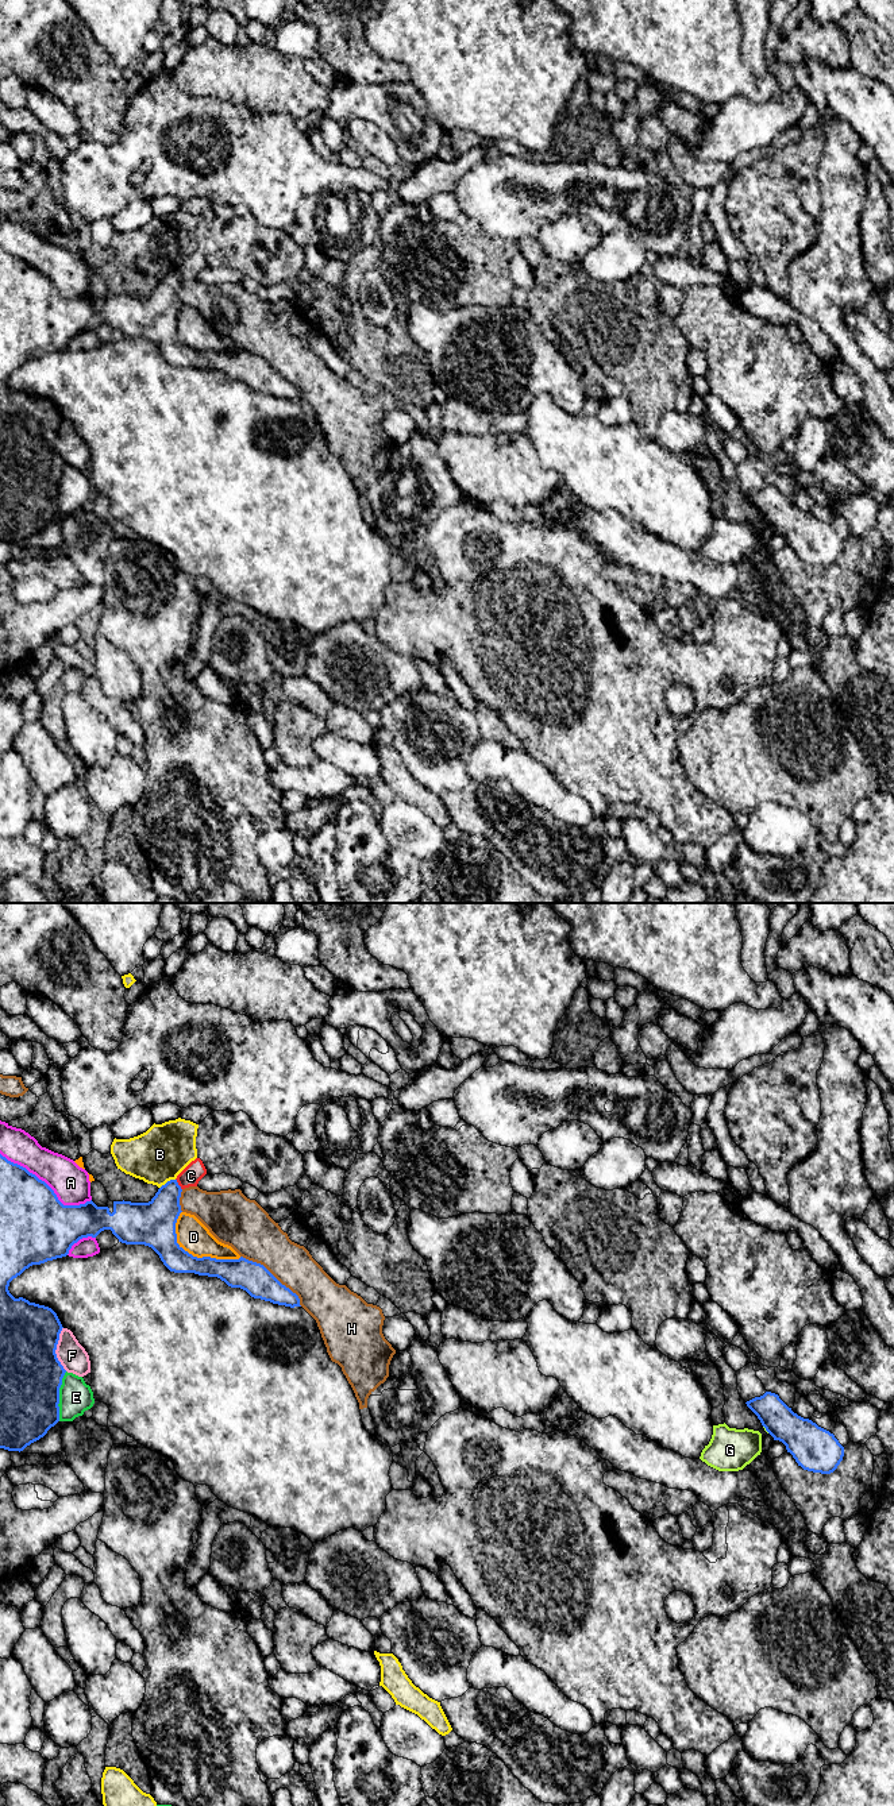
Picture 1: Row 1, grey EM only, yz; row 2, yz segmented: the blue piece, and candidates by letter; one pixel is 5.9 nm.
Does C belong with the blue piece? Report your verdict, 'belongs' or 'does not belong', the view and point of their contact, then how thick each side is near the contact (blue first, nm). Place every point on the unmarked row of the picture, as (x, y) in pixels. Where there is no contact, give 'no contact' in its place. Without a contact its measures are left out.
belongs | yz (177, 277) | 220/120 nm

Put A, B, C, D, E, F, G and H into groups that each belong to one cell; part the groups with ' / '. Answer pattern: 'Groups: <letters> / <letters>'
Groups: A / B / C / D / E / F / G / H

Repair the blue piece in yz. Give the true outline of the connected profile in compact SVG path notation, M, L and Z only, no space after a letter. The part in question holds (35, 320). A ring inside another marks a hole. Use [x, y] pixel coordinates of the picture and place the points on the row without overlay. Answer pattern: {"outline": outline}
{"outline": "M0 247L0 541L20 545L59 514L59 481L66 466L55 447L63 421L57 406L23 390L15 391L8 383L9 375L32 358L66 350L82 331L96 331L101 324L111 323L122 336L151 340L170 364L217 370L254 391L290 401L301 400L298 389L263 358L243 350L197 351L177 336L181 285L197 279L205 267L203 254L196 251L176 273L162 278L149 296L113 294L111 306L108 300L97 300L92 293L63 298L45 274Z"}

